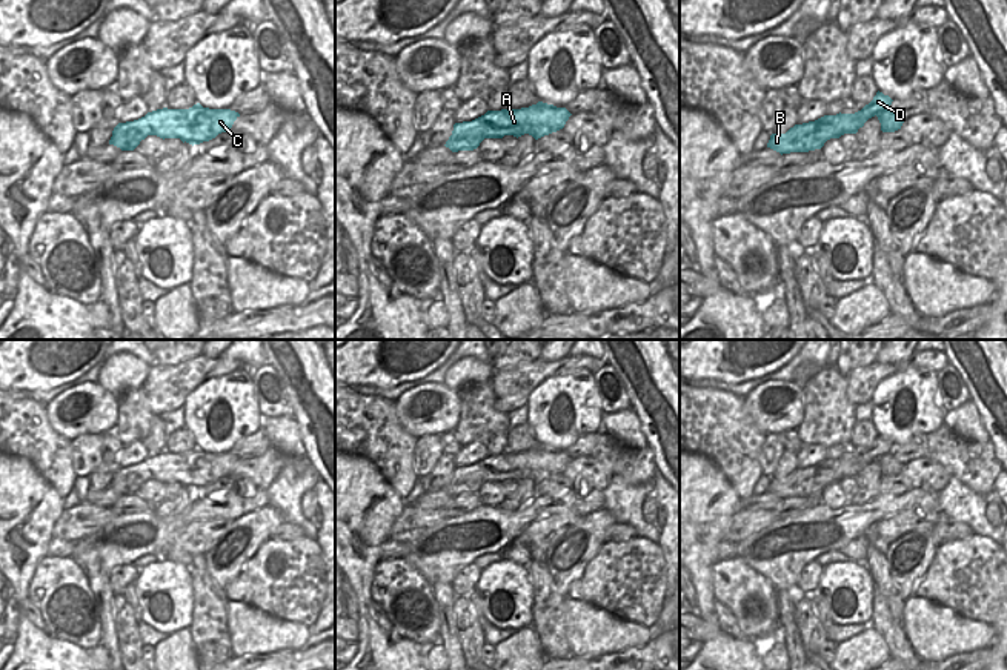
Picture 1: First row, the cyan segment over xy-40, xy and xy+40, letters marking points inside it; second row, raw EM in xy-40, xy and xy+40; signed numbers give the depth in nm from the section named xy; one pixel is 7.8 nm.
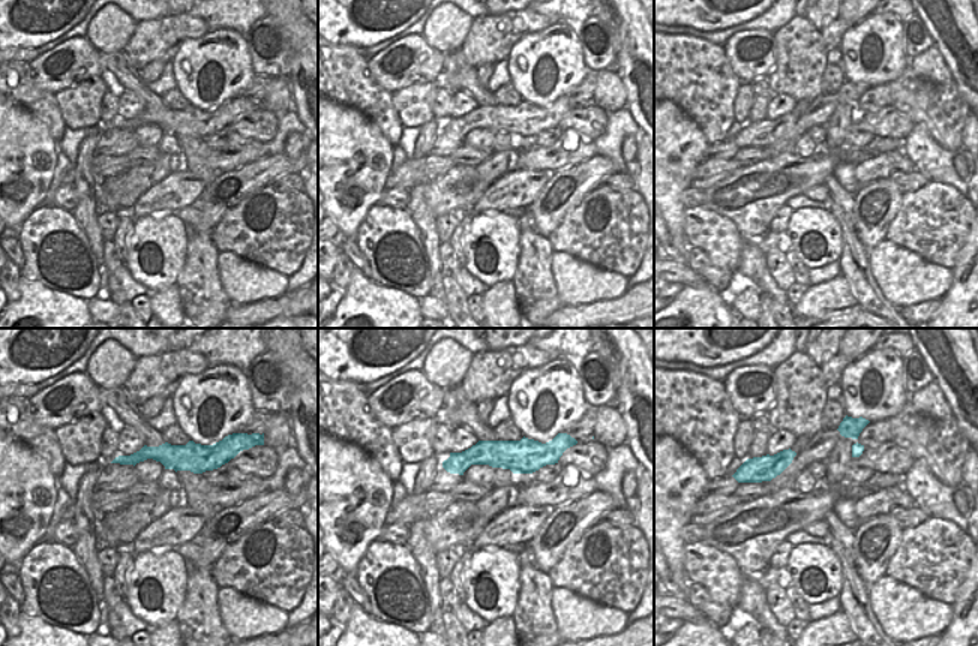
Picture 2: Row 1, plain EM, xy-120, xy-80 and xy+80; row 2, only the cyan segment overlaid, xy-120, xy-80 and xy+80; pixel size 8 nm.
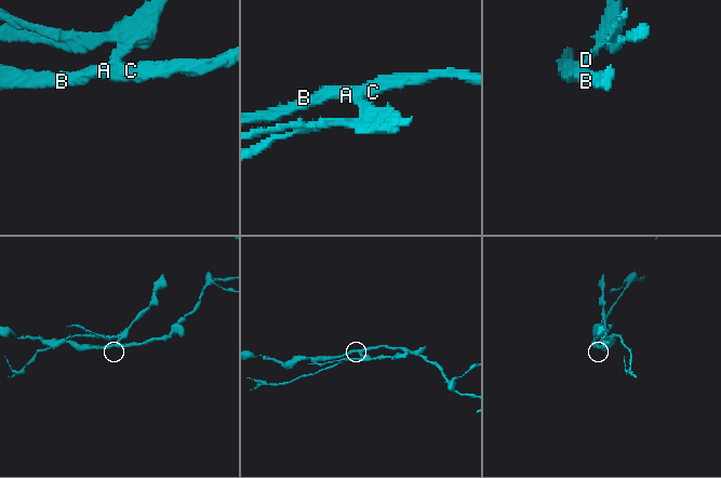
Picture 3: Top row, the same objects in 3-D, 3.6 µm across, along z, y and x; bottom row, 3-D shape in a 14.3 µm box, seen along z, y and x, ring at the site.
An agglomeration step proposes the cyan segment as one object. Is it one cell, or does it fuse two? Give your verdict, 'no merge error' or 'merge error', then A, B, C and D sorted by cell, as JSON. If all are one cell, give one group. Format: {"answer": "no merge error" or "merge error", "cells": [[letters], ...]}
{"answer": "merge error", "cells": [["A", "B", "C"], ["D"]]}

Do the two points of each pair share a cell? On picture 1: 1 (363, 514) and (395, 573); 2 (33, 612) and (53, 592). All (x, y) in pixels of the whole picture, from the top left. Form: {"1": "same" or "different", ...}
{"1": "different", "2": "different"}

